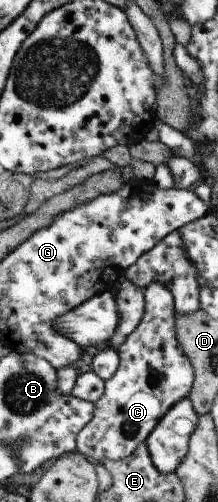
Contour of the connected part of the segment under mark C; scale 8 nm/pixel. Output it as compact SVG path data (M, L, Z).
M158 283L145 284L145 305L138 327L115 350L119 356L116 374L105 383L104 395L95 403L92 420L78 433L76 448L88 460L122 460L132 456L158 421L180 399L189 397L194 371L176 338L176 312L172 291Z

